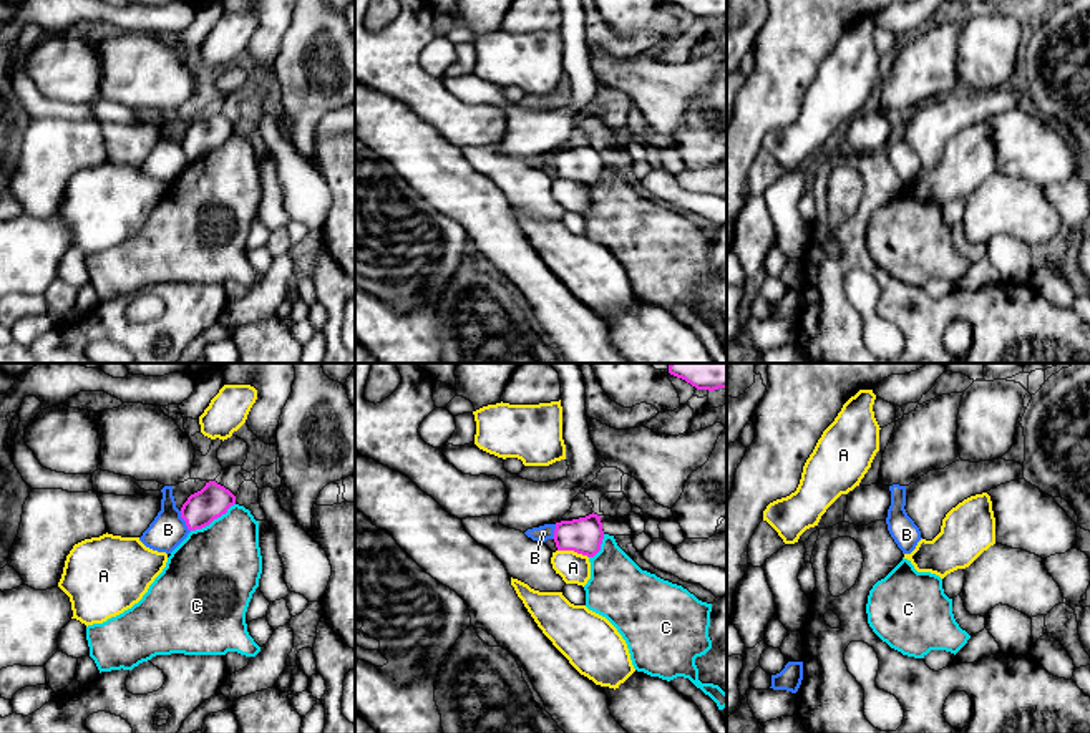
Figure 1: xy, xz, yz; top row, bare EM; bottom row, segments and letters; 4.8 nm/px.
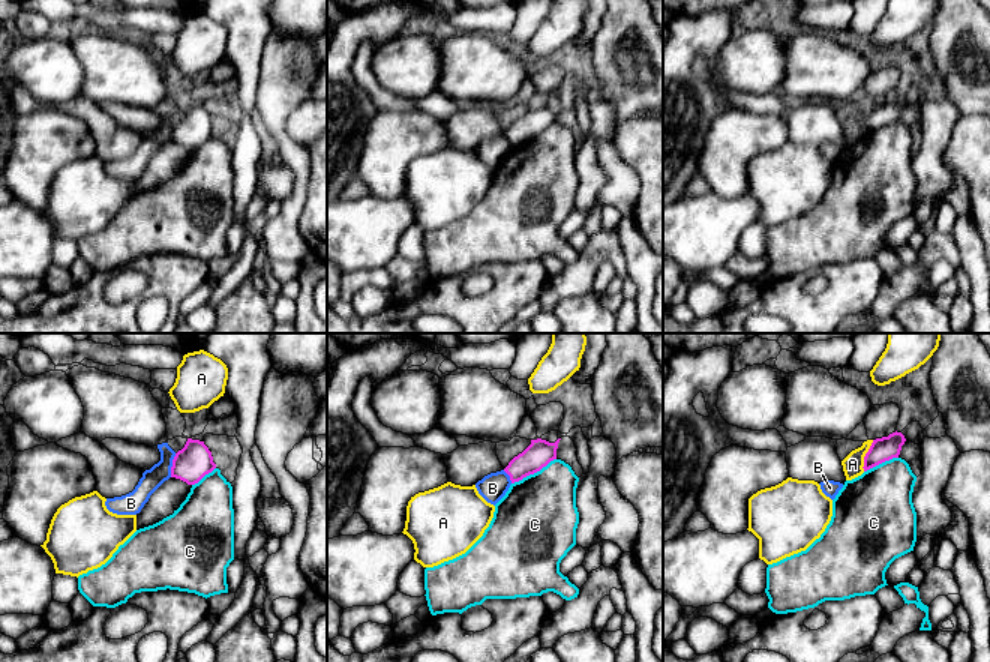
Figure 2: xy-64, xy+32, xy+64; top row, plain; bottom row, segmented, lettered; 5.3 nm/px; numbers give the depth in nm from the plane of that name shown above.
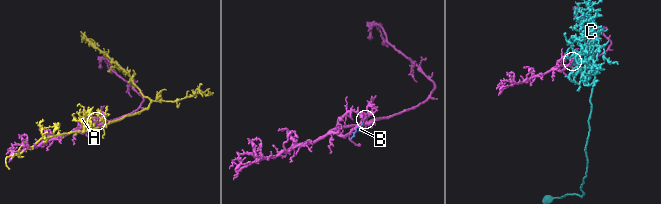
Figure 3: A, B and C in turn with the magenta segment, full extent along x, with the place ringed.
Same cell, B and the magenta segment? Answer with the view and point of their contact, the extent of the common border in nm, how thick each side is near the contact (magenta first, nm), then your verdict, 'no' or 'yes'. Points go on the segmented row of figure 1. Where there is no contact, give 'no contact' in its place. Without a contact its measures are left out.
xy (184, 519) | 120 nm | 160/170 nm | no

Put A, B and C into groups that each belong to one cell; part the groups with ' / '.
A / B / C

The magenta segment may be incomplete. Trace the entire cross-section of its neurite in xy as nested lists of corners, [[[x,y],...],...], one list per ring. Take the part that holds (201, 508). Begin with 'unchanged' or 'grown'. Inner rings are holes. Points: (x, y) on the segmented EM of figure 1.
unchanged | [[[216,481],[191,494],[181,507],[181,517],[189,531],[202,529],[227,512],[236,504],[236,496]]]

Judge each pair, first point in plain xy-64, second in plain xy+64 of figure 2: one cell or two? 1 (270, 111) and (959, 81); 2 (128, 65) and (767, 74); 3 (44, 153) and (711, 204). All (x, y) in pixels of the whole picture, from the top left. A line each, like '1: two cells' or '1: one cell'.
1: one cell
2: two cells
3: two cells

